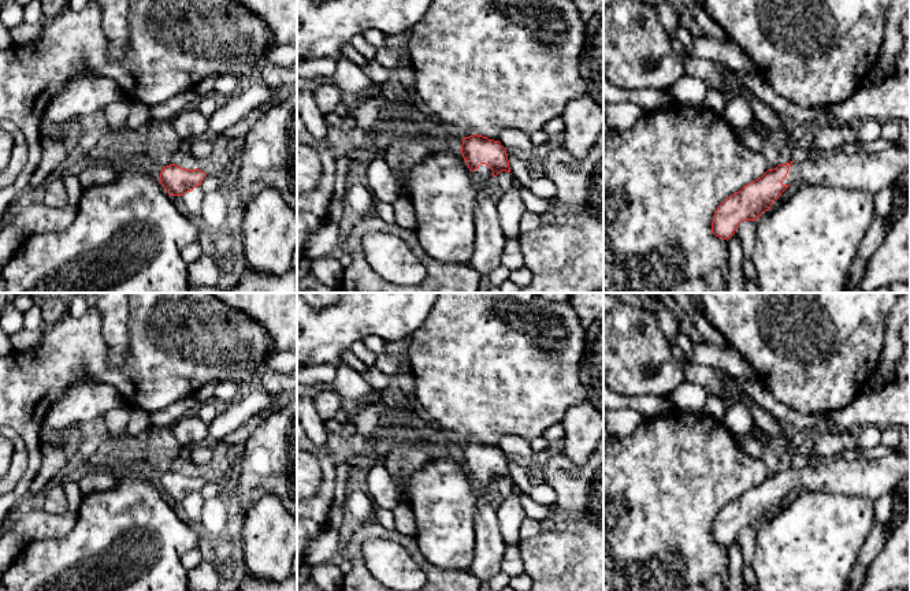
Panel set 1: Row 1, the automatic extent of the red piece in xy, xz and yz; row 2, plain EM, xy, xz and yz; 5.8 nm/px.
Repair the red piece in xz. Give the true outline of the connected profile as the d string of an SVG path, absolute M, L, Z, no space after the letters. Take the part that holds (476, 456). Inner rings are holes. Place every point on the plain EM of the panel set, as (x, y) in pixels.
M469 442L461 446L461 461L479 488L479 502L475 518L475 551L468 572L480 583L487 583L501 570L501 560L506 549L499 531L497 509L484 498L482 490L501 477L510 479L506 454L499 447L483 442Z

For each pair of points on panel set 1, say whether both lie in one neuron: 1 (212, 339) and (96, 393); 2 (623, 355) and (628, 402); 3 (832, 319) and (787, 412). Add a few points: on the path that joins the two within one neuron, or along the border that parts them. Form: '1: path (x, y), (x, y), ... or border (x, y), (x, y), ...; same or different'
1: border (80, 378), (88, 382), (111, 385), (125, 405); different
2: border (617, 393), (660, 396); different
3: border (764, 386), (794, 409), (820, 413); different

